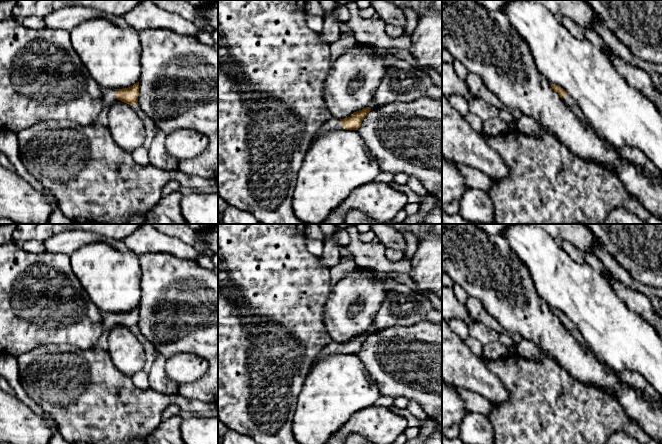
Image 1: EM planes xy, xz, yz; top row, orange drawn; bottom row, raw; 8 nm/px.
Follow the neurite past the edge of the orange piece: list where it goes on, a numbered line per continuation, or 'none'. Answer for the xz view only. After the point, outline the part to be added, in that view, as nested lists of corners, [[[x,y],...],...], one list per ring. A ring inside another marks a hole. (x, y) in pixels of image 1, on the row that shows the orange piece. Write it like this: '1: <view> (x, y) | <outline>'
1: xz (333, 123) | [[[331,117],[326,123],[325,125],[318,131],[318,133],[316,134],[315,139],[324,136],[326,133],[330,132],[330,131],[334,131],[334,130],[342,130],[343,126],[340,122],[340,119],[335,118],[335,117]]]

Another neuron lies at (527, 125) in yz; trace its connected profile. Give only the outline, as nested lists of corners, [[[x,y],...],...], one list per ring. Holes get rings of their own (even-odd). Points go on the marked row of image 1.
[[[522,114],[522,116],[516,120],[516,122],[517,129],[524,134],[539,136],[539,126],[533,118]]]

